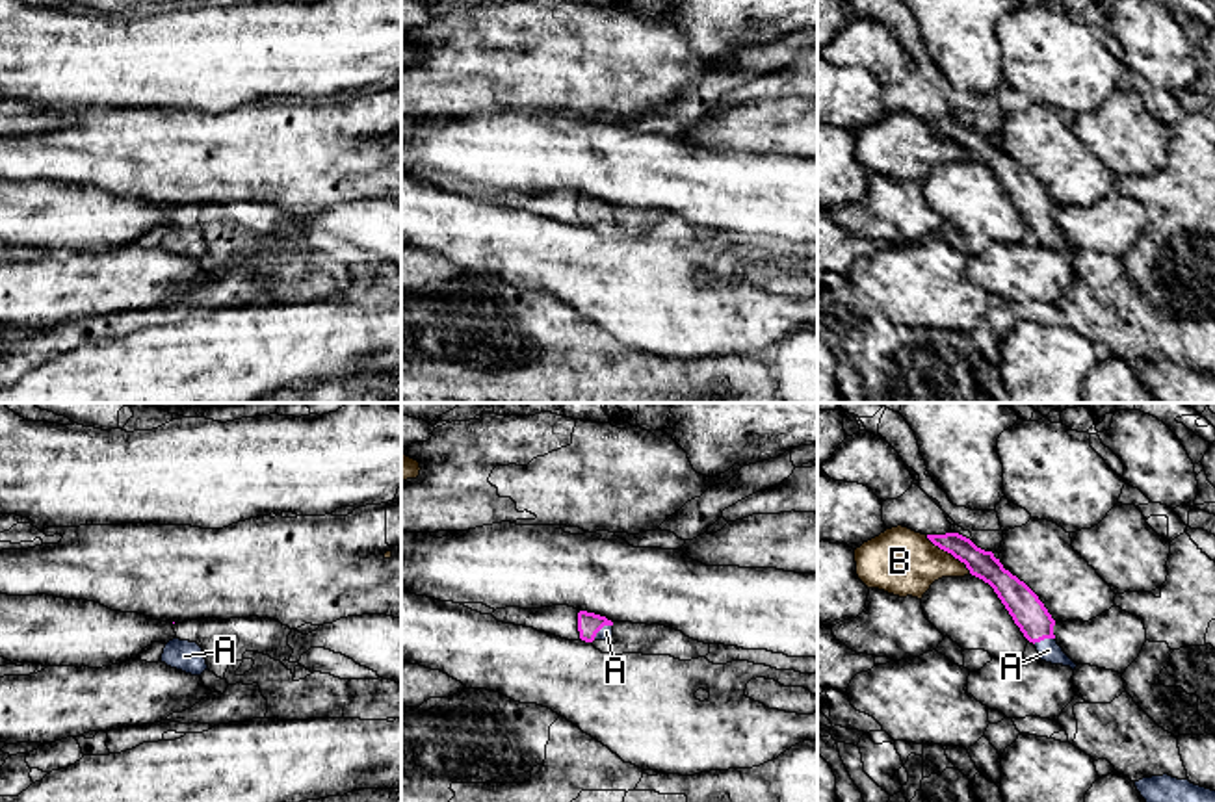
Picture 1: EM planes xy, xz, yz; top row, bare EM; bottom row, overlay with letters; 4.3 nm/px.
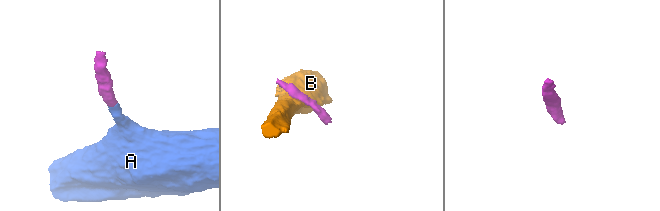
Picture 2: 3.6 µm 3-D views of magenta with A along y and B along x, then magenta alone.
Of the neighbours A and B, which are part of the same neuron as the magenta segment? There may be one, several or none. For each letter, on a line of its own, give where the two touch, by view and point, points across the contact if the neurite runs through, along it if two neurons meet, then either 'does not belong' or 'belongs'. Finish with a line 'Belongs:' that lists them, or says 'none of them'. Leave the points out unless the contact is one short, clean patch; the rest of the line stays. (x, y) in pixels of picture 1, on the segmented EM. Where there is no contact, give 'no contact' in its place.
A: contact yz (1043, 639); way yz (1028, 611), (1043, 639), (1048, 650); belongs
B: contact yz (950, 552); border yz (926, 535), (957, 557), (970, 572); does not belong
Belongs: A

